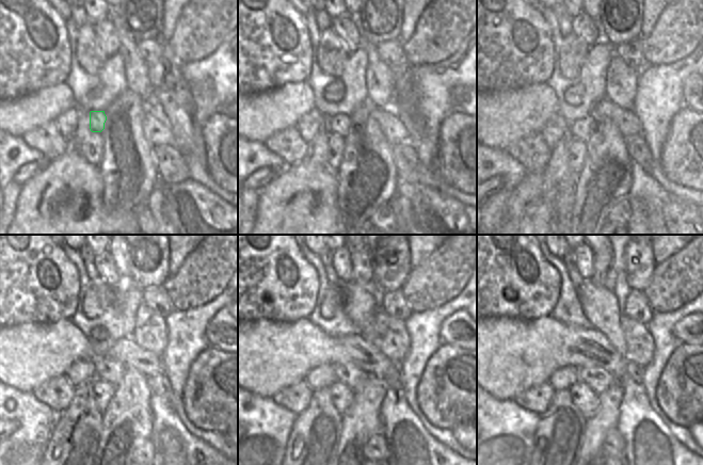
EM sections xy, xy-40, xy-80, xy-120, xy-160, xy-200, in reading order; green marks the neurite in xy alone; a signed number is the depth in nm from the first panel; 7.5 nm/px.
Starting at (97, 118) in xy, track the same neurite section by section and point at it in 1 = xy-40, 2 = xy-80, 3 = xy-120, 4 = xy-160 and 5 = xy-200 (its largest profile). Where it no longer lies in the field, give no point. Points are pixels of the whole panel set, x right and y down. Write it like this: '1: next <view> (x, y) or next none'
1: next xy-40 (338, 124)
2: next xy-80 (581, 129)
3: next xy-120 (110, 370)
4: next xy-160 (348, 373)
5: next xy-200 (597, 379)

